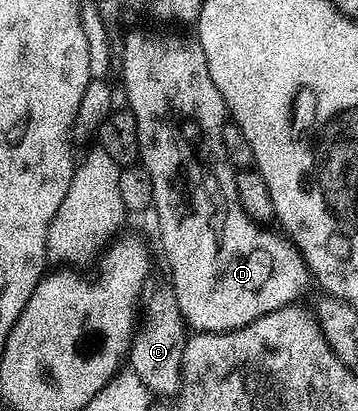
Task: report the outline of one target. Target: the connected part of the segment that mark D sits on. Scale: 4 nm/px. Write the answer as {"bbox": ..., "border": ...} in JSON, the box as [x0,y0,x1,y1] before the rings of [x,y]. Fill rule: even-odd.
{"bbox":[123,30,312,334],"border":[[[155,30],[129,31],[128,34],[125,35],[123,38],[123,90],[125,93],[127,93],[128,103],[126,102],[126,105],[129,107],[133,116],[136,117],[137,134],[139,136],[139,157],[141,159],[141,165],[148,170],[149,176],[152,177],[152,200],[154,202],[153,213],[155,212],[155,218],[157,221],[159,221],[159,242],[161,245],[163,245],[163,258],[165,261],[167,261],[168,272],[171,273],[169,285],[171,289],[175,292],[177,308],[181,312],[184,323],[186,323],[186,325],[190,327],[192,331],[201,334],[224,334],[225,332],[229,332],[230,330],[240,330],[241,328],[245,328],[245,324],[253,324],[253,320],[257,320],[261,316],[265,316],[266,314],[268,314],[269,312],[273,312],[277,308],[285,308],[286,306],[298,303],[300,301],[299,297],[301,297],[302,294],[306,292],[307,285],[312,285],[312,272],[307,266],[307,259],[301,256],[301,252],[298,248],[296,248],[294,242],[292,242],[290,238],[284,236],[282,233],[276,232],[276,234],[274,234],[273,231],[267,230],[271,228],[268,228],[266,225],[253,221],[253,219],[251,219],[251,217],[248,216],[246,212],[244,212],[241,208],[241,204],[239,203],[239,197],[237,196],[237,184],[235,183],[236,168],[231,166],[230,161],[227,158],[225,144],[223,143],[223,128],[229,118],[229,115],[227,113],[227,106],[223,102],[221,92],[217,92],[217,84],[213,84],[213,76],[209,76],[209,64],[205,60],[205,52],[203,51],[203,46],[194,37],[182,38],[182,36],[179,34],[158,34],[158,32]]]}

